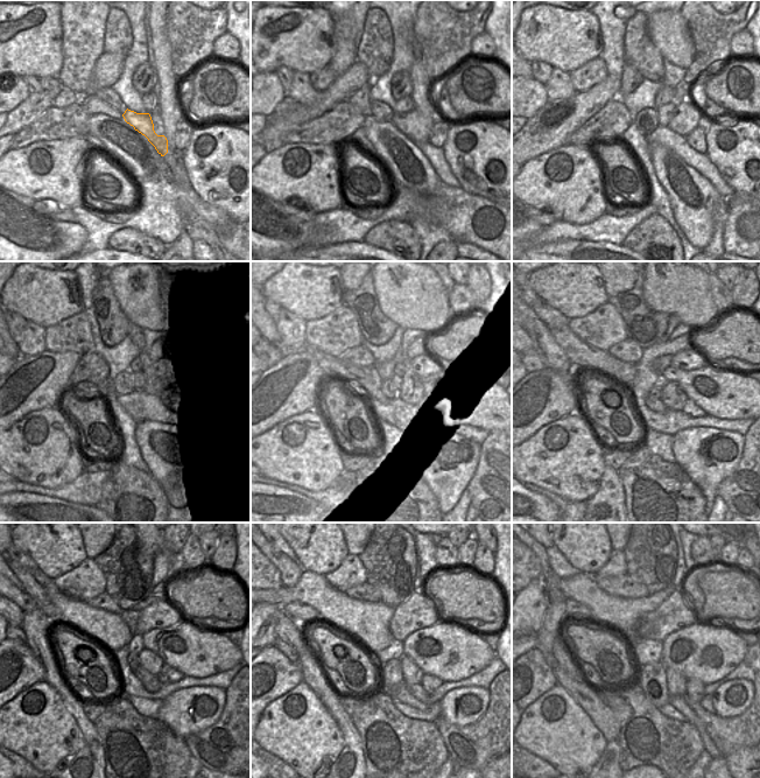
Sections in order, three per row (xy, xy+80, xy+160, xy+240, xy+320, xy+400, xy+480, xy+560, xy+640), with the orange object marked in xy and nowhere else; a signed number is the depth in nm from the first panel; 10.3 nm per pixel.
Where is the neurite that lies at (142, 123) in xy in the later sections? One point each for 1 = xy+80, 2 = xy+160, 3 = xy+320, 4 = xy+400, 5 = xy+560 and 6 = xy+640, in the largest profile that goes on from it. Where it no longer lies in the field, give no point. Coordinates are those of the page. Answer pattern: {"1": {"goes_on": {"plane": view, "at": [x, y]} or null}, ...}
{"1": {"goes_on": {"plane": "xy+80", "at": [419, 128]}}, "2": {"goes_on": {"plane": "xy+160", "at": [687, 116]}}, "3": {"goes_on": {"plane": "xy+320", "at": [427, 364]}}, "4": {"goes_on": {"plane": "xy+400", "at": [691, 358]}}, "5": {"goes_on": {"plane": "xy+560", "at": [416, 612]}}, "6": {"goes_on": {"plane": "xy+640", "at": [674, 614]}}}

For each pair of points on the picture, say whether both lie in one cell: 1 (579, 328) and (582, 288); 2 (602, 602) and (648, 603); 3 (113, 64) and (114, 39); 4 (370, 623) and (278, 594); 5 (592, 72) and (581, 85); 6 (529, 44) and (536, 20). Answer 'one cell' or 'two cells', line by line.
1: two cells
2: one cell
3: two cells
4: one cell
5: one cell
6: one cell

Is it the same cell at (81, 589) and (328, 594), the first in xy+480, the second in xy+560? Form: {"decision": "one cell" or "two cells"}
{"decision": "two cells"}

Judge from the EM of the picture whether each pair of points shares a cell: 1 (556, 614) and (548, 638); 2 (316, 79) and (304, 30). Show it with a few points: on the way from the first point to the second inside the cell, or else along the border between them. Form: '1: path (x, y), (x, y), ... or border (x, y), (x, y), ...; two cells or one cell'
1: path (551, 619), (548, 632); one cell
2: border (328, 64), (310, 75); two cells

